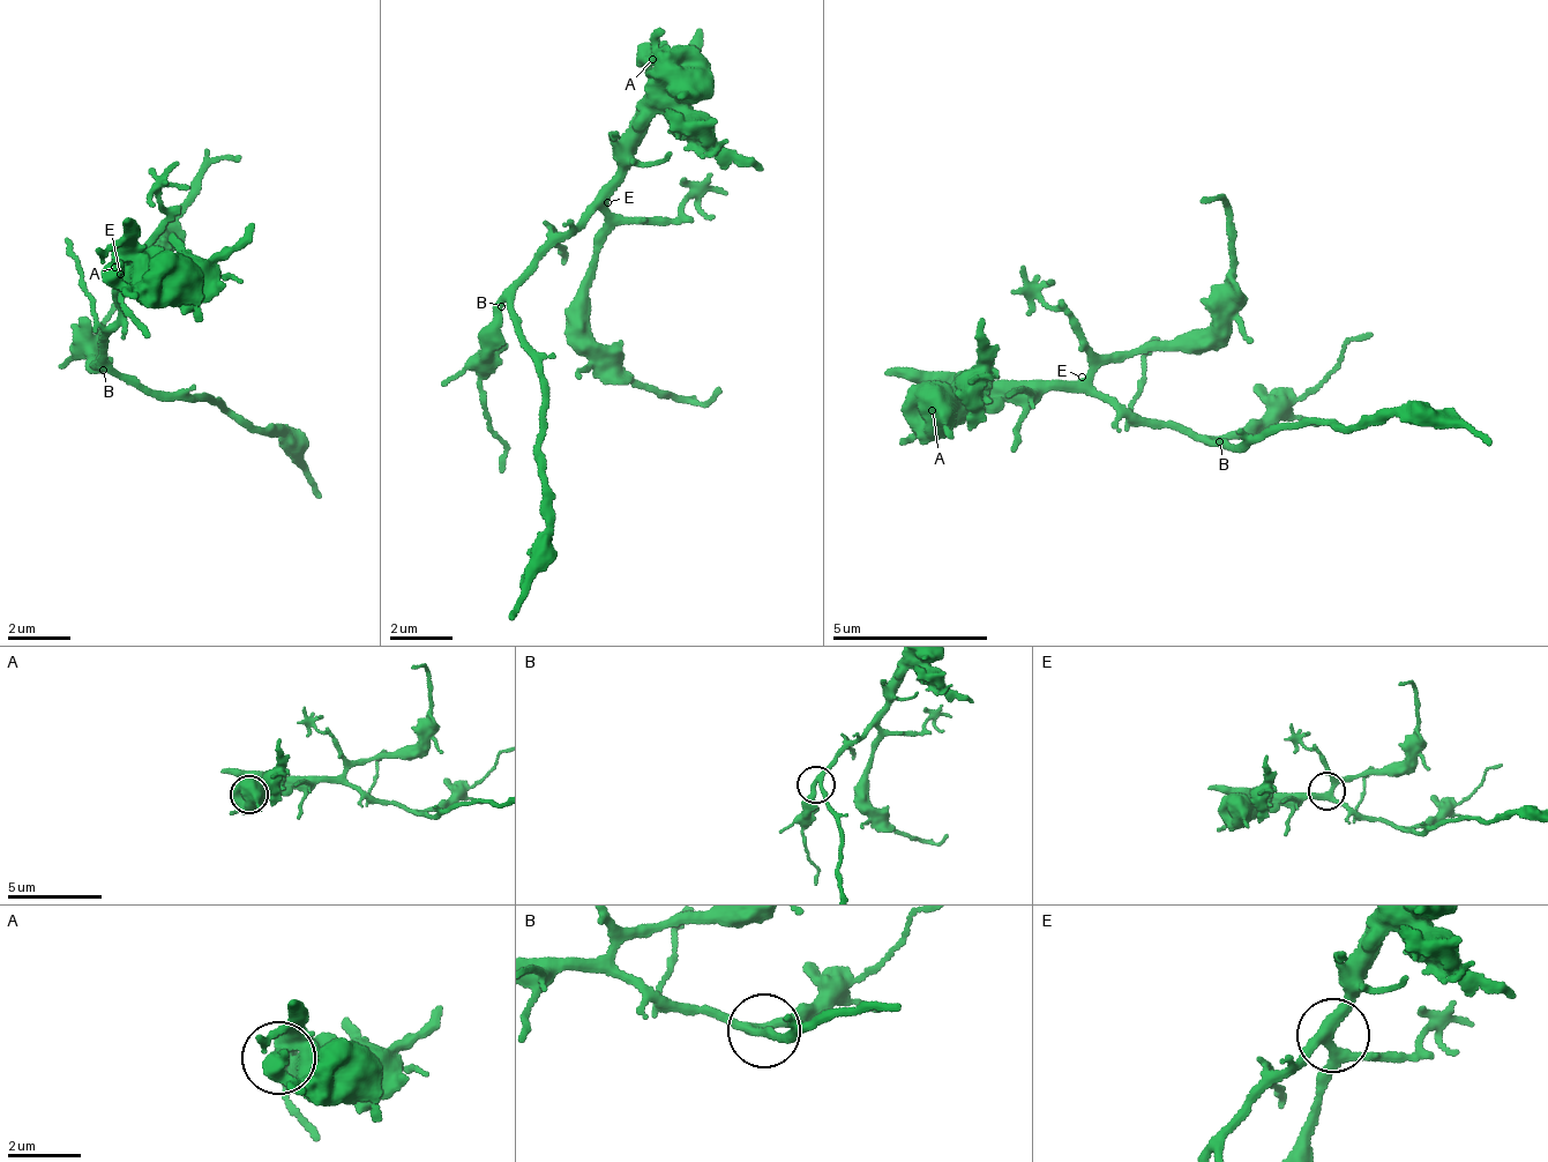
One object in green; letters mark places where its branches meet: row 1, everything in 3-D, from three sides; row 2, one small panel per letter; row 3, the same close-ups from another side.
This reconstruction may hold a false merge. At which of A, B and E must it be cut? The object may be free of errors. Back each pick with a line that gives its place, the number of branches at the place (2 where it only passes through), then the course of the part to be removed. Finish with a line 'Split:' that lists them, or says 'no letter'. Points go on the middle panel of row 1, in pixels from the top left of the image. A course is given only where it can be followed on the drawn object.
A: Place: (652, 59). Branches: 1. Course of the part to remove: (651, 58), (647, 131), (592, 215), (515, 281), (521, 343), (540, 363), (543, 549), (509, 618)
Split: A

